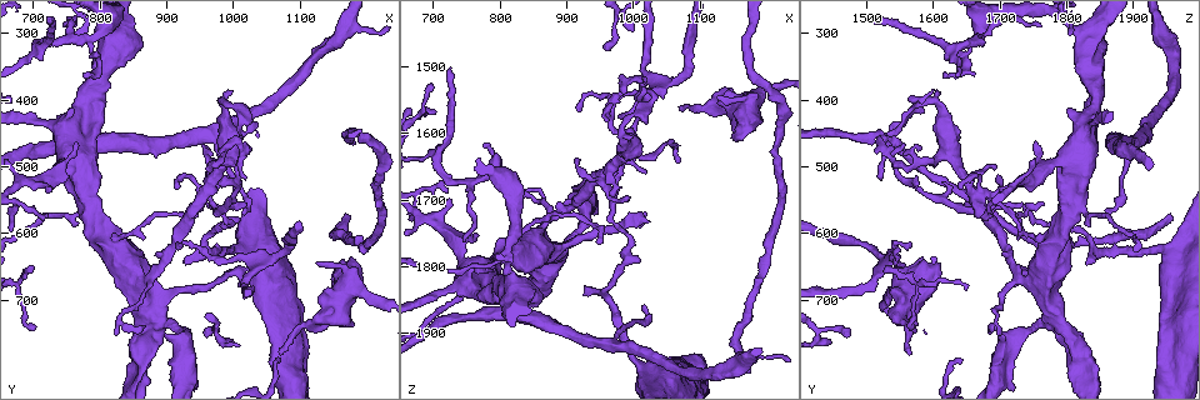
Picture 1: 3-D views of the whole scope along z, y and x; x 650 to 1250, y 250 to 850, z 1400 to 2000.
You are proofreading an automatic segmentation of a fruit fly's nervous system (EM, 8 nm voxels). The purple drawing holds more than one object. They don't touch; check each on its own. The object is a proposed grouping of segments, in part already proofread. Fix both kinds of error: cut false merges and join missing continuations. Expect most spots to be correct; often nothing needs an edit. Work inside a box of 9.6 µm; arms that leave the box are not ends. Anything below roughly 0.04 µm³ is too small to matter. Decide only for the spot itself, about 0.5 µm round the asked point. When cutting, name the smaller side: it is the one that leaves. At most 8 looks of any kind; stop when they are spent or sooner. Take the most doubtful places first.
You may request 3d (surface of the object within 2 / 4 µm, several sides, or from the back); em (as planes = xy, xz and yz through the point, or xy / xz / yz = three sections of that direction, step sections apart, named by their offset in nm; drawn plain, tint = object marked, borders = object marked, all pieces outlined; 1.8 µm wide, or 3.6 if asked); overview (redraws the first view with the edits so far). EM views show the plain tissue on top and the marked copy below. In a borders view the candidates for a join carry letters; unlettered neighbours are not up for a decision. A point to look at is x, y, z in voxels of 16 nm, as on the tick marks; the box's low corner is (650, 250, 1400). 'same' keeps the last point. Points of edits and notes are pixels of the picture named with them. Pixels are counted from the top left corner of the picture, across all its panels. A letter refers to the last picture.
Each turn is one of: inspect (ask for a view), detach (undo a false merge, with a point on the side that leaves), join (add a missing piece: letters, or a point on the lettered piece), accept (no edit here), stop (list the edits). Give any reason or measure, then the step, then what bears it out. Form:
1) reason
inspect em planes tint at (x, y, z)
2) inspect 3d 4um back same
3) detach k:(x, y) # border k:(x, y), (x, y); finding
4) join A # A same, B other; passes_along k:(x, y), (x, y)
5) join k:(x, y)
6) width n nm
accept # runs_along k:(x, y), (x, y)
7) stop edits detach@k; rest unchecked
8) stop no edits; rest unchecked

free end
inspect 3d 2um at (1175, 575, 1960)

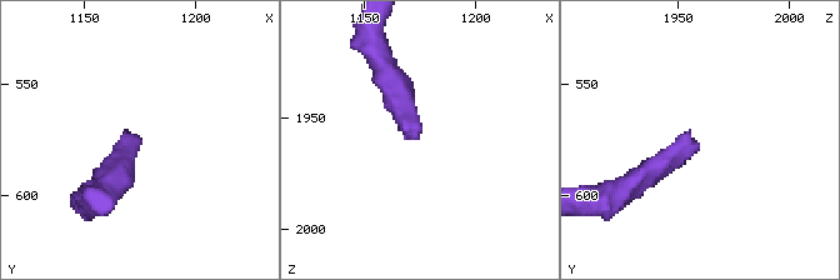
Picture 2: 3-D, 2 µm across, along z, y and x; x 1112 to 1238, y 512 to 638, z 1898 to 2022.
inspect em planes tint at (1173, 575, 1958)

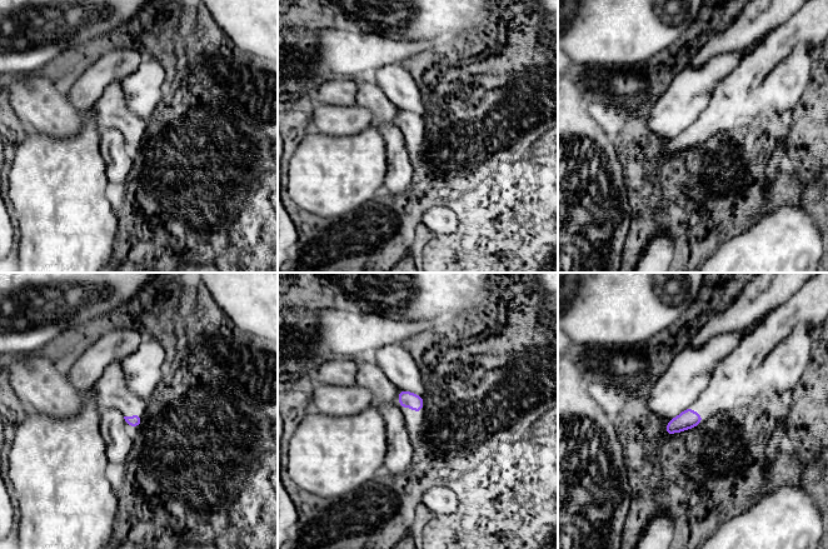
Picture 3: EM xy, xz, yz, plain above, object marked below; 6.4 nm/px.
inspect em planes borders same

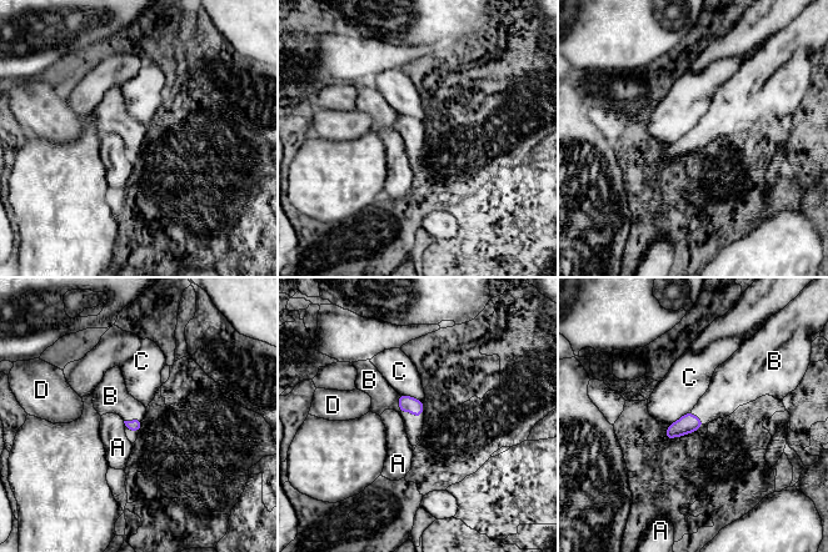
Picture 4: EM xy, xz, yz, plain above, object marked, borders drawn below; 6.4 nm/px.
join B # A other, B same, C other, D other; passes_along 4:(407, 404), (403, 411), (383, 396); it goes on there

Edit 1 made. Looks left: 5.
thick end
inspect 3d 4um at (1185, 745, 1570)

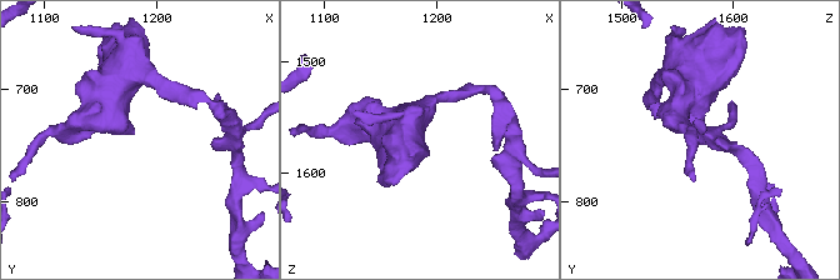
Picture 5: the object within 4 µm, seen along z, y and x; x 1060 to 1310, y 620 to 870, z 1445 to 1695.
need the tissue
inspect em xy step 16 borders same

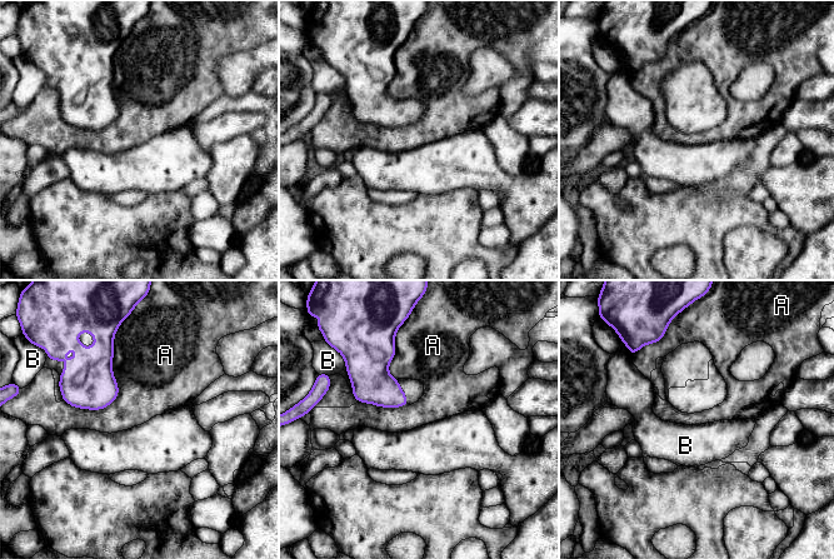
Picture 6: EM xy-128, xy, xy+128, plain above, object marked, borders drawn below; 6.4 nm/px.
cut it another way
inspect em planes borders same

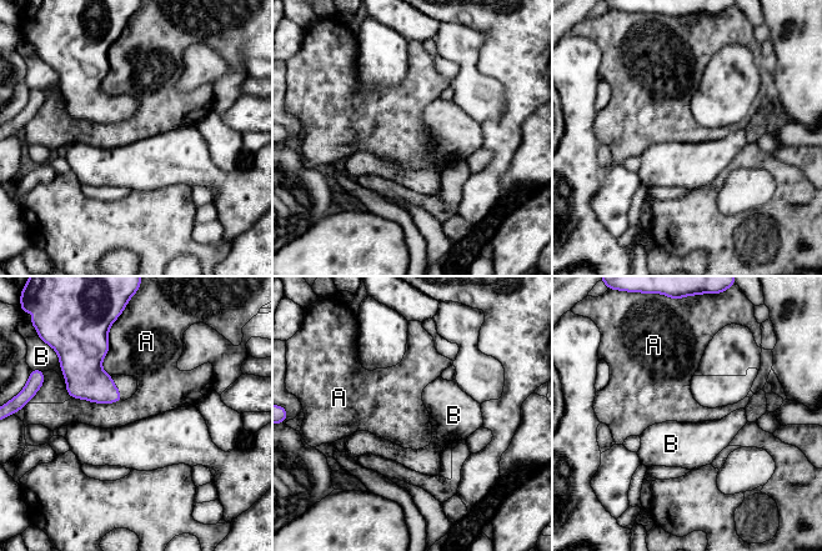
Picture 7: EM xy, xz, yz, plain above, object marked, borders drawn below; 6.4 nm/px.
accept # A other, B other; none of them fits

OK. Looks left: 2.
touches itself
inspect em planes borders at (1015, 470, 1525)

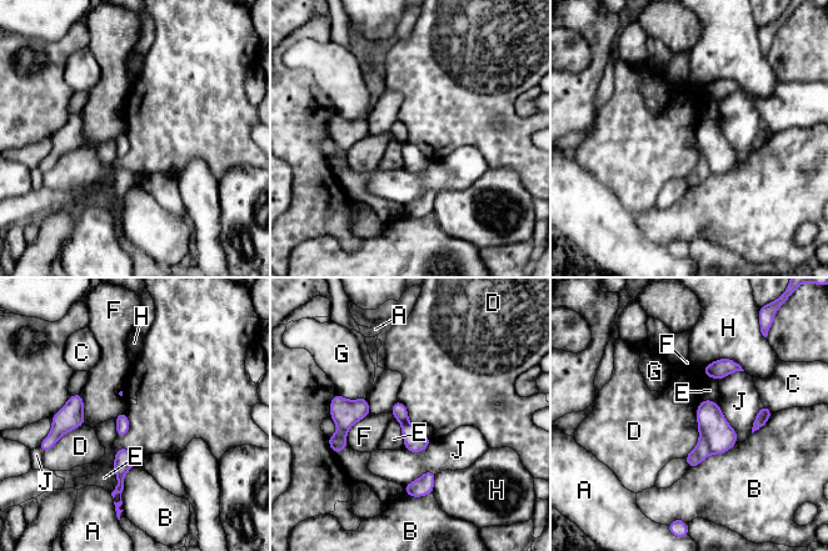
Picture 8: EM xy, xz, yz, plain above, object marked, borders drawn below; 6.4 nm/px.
accept # A other, B other, C other, D other, E other, F other, G other, H other, J other; border 8:(698, 405), (699, 439), (684, 457); continuous, no second cell

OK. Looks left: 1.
stop edits join@4; rest unchecked

